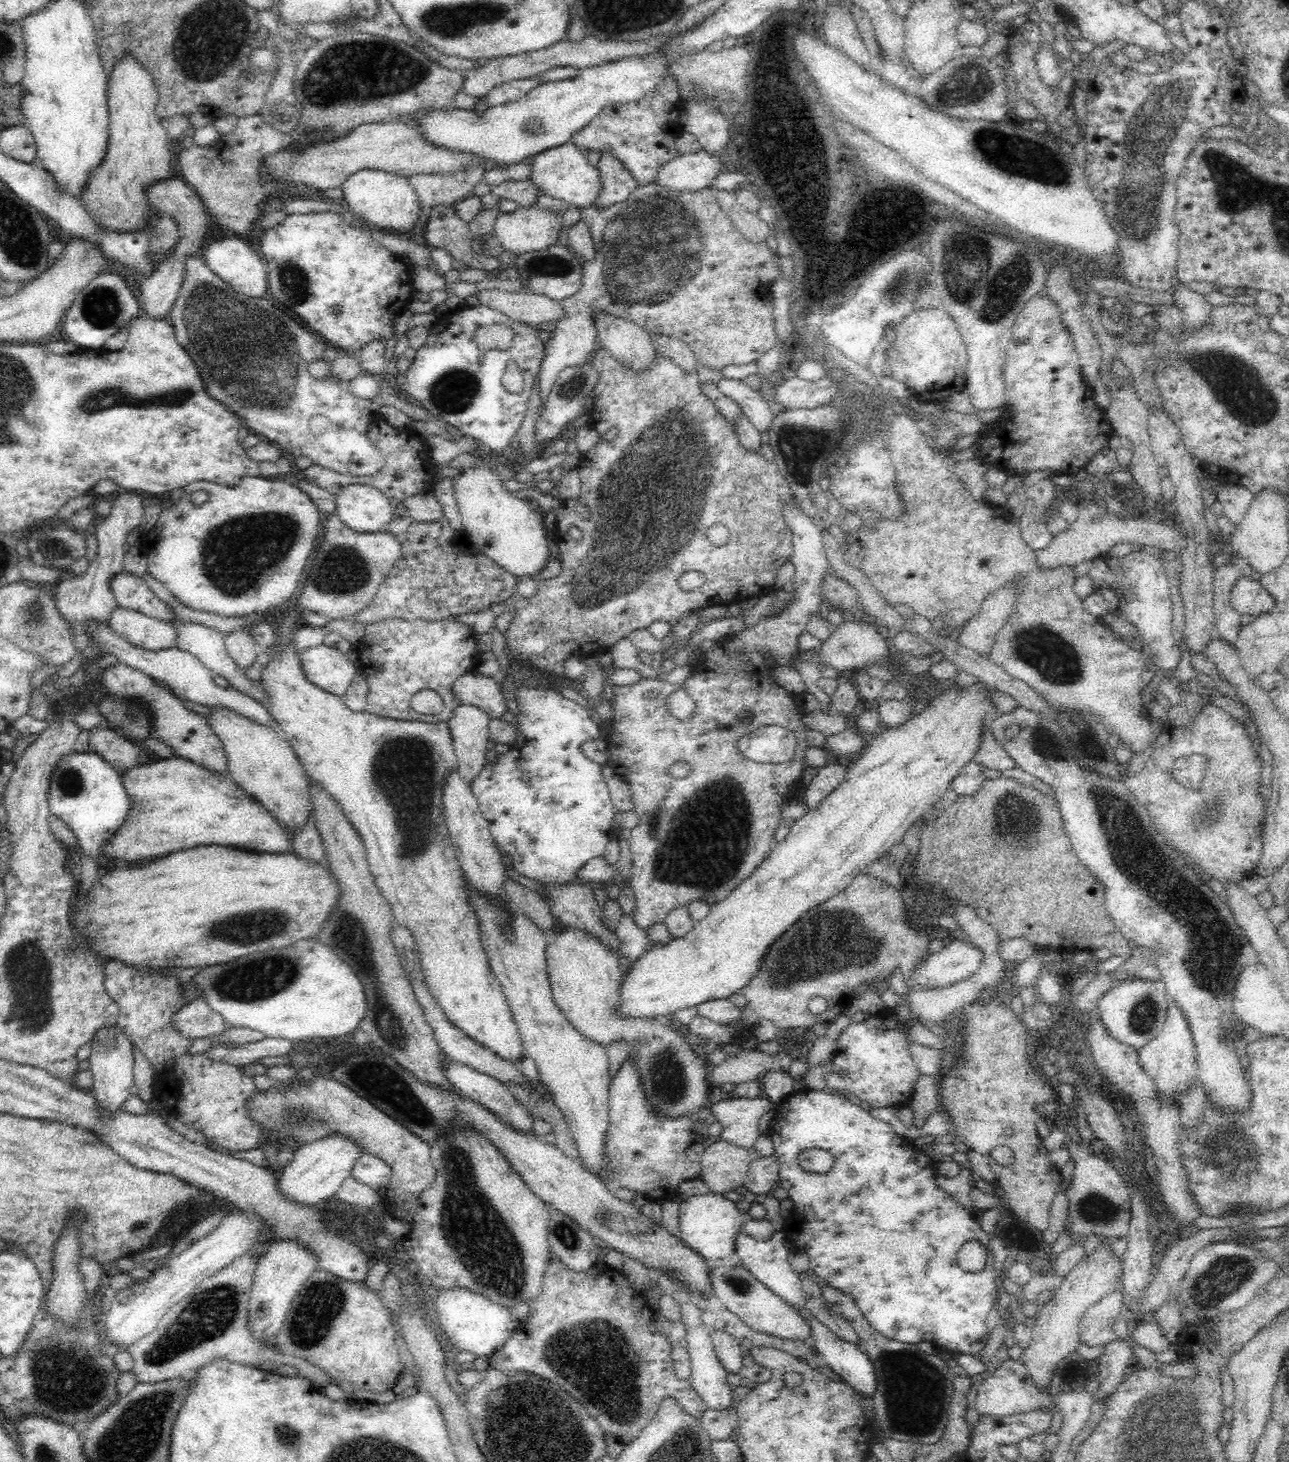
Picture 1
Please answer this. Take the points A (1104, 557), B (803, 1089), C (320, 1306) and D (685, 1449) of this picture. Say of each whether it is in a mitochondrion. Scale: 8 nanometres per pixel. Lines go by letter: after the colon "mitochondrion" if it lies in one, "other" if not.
A: other
B: other
C: mitochondrion
D: mitochondrion

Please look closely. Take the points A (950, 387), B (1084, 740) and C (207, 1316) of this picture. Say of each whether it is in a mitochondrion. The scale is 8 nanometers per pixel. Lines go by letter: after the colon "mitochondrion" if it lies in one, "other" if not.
A: other
B: mitochondrion
C: mitochondrion

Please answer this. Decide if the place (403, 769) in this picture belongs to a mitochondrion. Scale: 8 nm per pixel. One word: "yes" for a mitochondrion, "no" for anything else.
yes

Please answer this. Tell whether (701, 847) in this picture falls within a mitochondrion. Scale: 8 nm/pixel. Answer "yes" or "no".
yes

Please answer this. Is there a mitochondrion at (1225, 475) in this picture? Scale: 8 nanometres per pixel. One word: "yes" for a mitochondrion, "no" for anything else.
no

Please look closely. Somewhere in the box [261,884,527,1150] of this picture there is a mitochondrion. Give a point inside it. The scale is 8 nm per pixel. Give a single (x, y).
(420, 1115)

